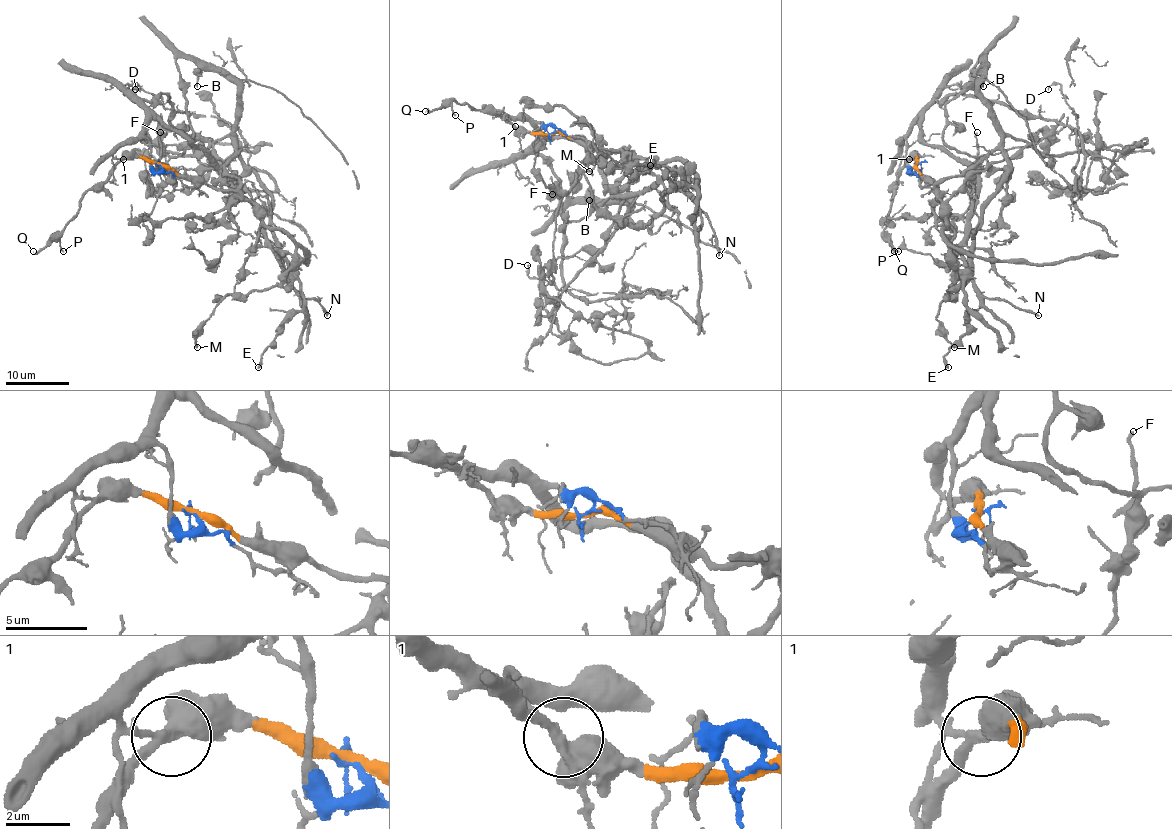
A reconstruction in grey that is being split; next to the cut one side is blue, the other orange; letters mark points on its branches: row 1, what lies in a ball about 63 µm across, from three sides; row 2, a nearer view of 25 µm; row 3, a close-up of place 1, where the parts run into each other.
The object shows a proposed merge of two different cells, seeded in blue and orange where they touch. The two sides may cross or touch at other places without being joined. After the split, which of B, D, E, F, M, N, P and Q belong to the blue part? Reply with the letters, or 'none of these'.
B, D, E, F, M, N

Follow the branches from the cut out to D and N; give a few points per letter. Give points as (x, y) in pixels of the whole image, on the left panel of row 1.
D: (159, 165), (144, 130), (144, 101), (159, 94), (202, 163), (274, 189), (229, 123), (135, 90)
N: (159, 165), (144, 128), (152, 120), (210, 157), (261, 221), (288, 283), (327, 315)

